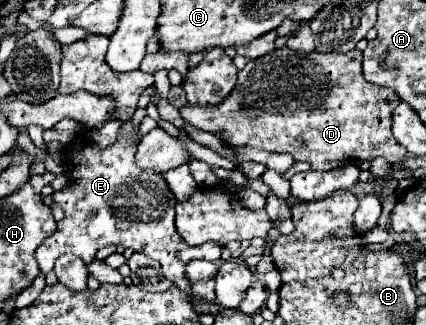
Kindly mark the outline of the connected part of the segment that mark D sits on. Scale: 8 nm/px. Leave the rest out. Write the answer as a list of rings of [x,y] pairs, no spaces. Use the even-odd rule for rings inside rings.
[[[282,47],[248,61],[248,65],[238,71],[236,91],[232,91],[220,107],[186,105],[180,109],[180,115],[194,127],[228,139],[236,149],[254,147],[268,153],[290,153],[296,161],[310,163],[314,171],[330,171],[342,167],[344,163],[372,161],[376,157],[384,157],[390,163],[402,163],[406,151],[392,135],[392,111],[398,103],[400,99],[392,93],[392,89],[376,87],[364,79],[358,49],[352,49],[346,55],[322,55],[318,51],[298,53]]]

